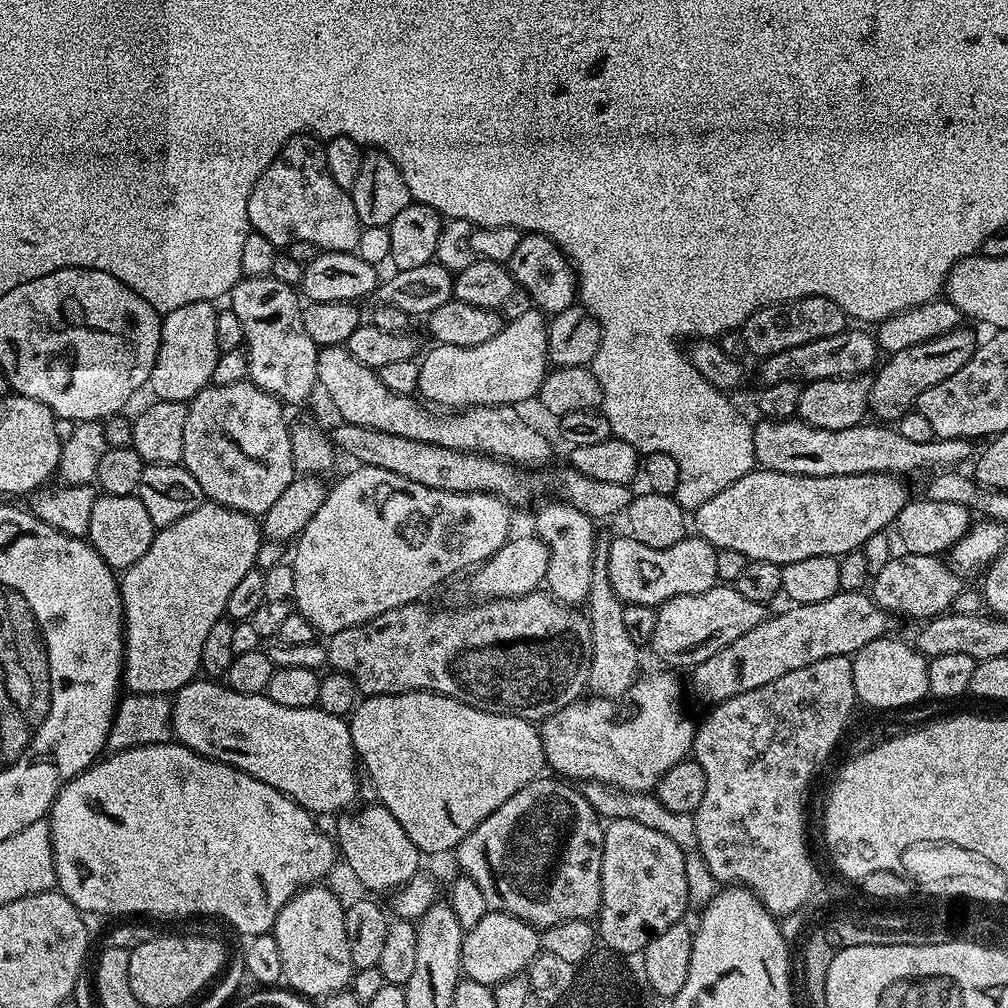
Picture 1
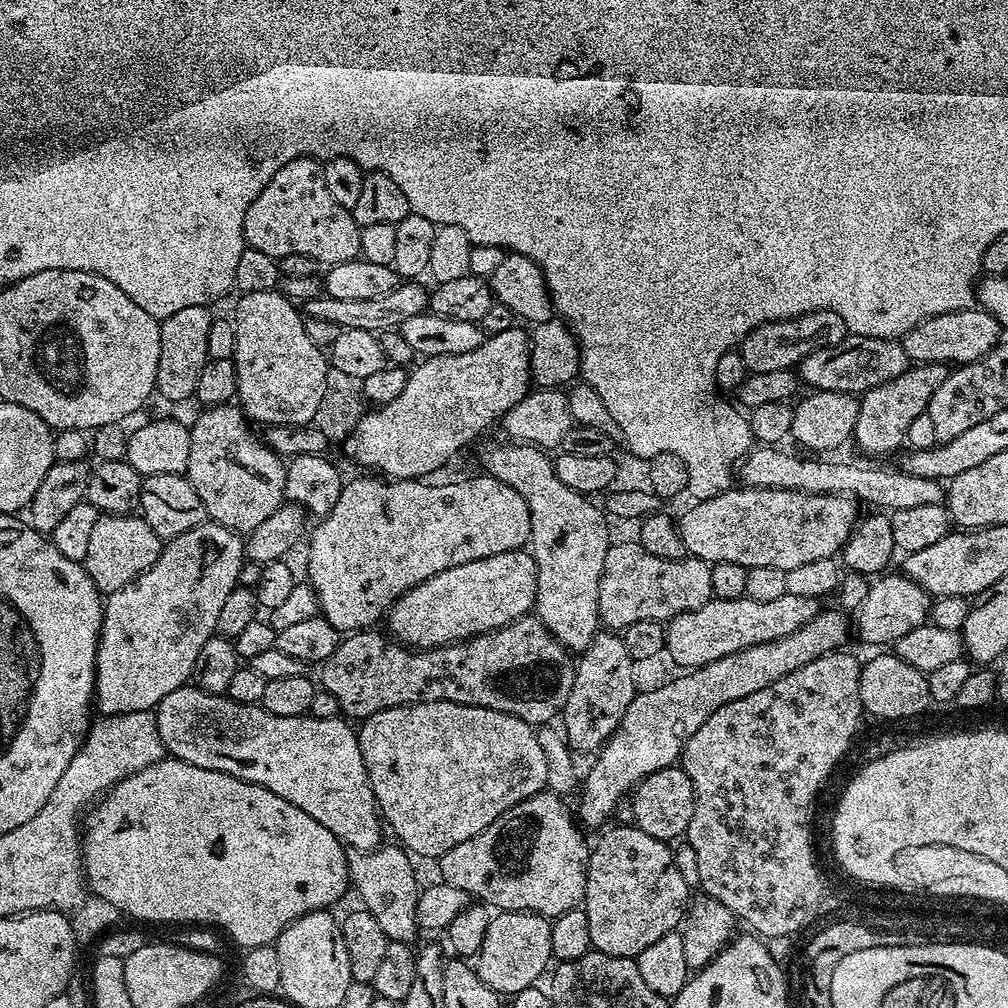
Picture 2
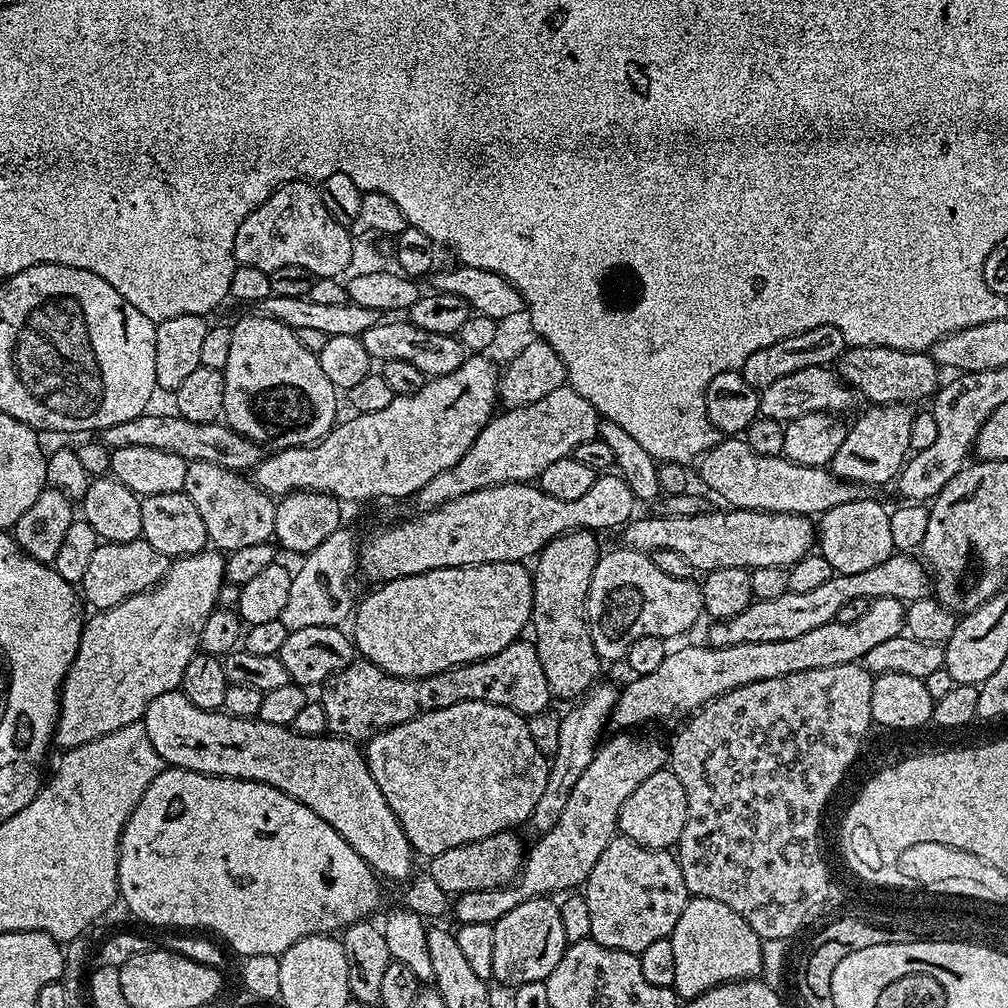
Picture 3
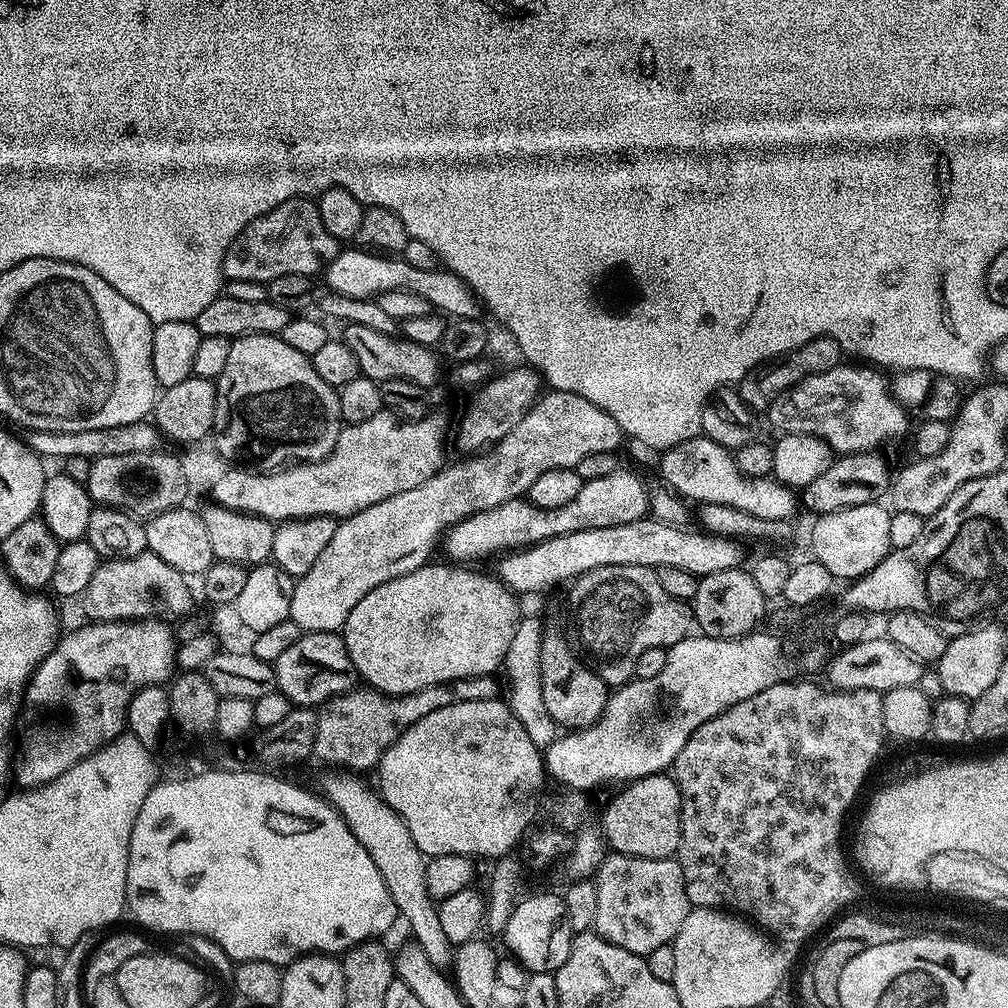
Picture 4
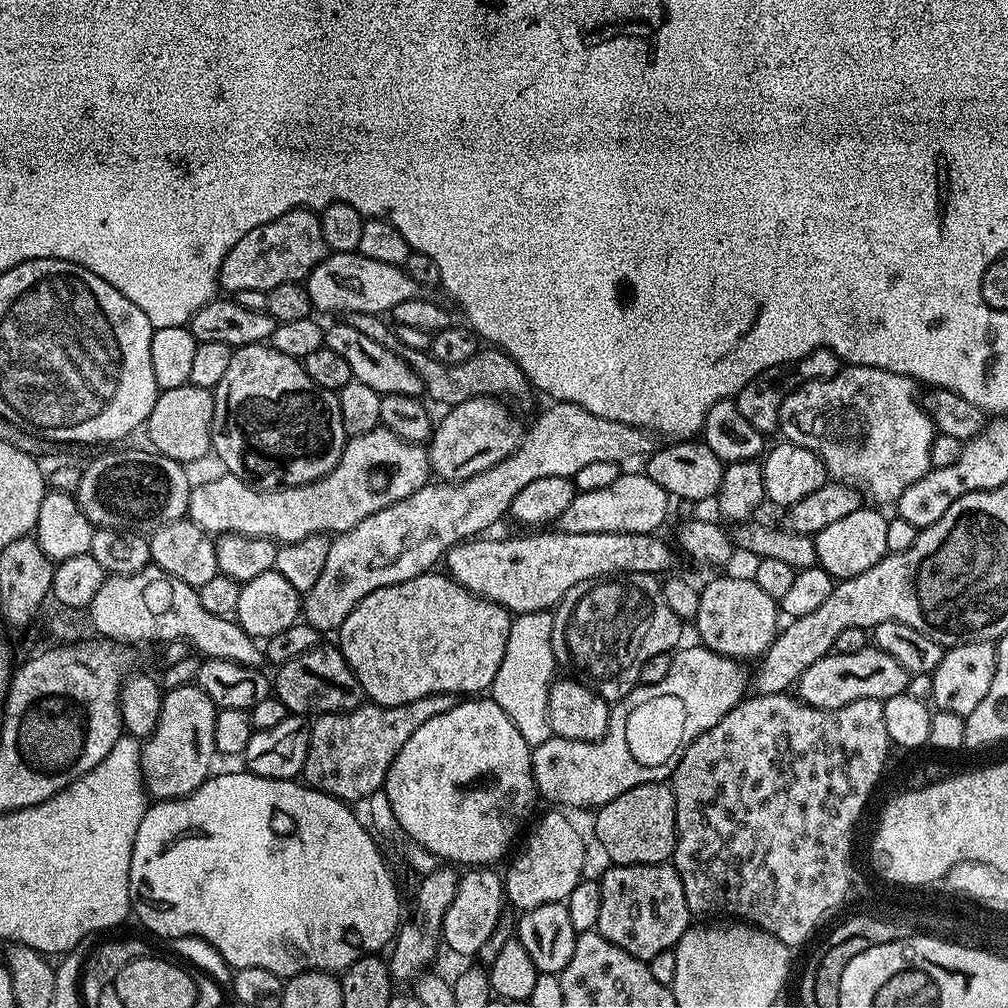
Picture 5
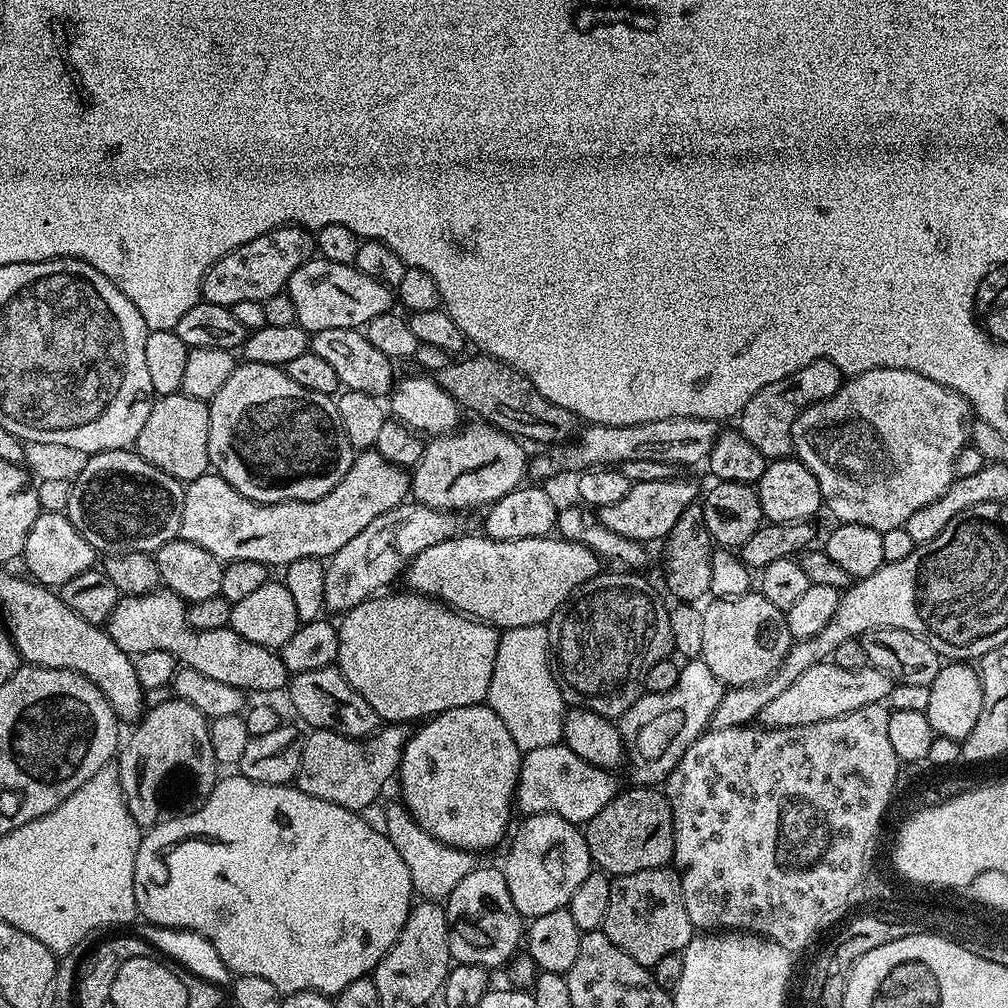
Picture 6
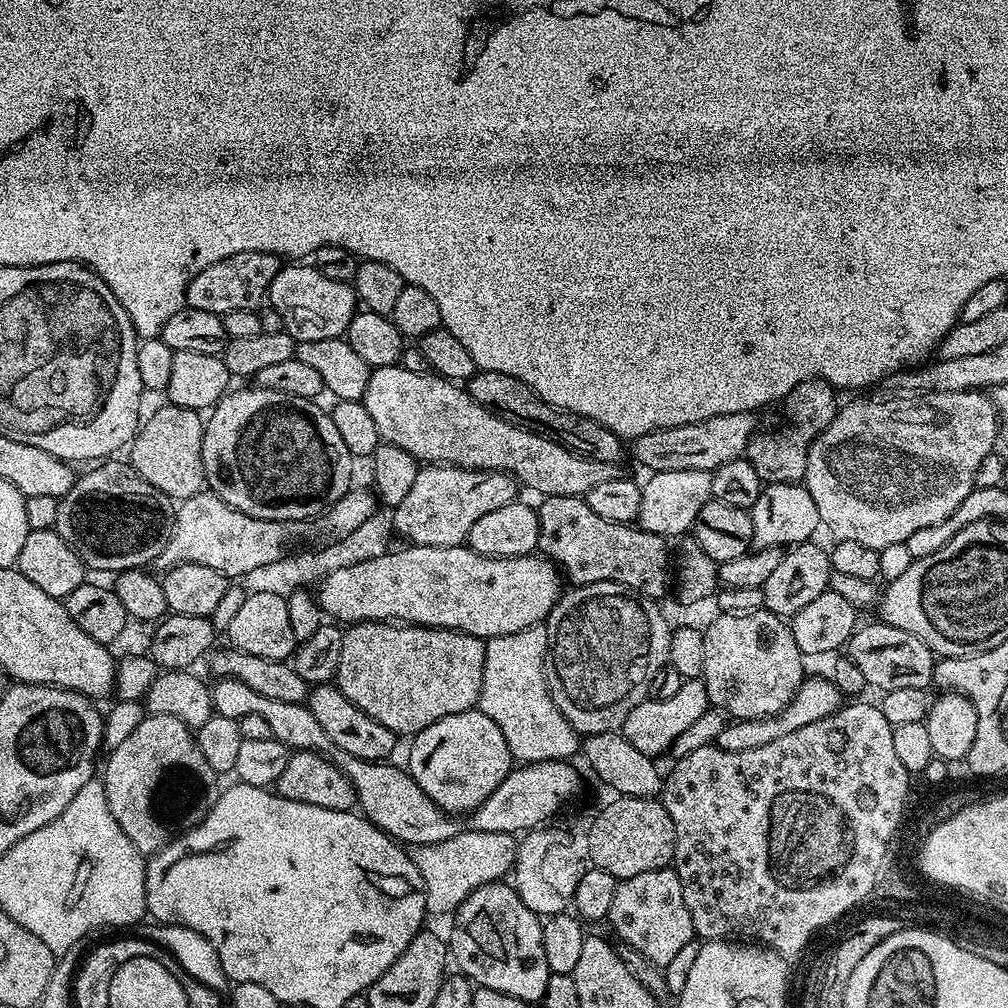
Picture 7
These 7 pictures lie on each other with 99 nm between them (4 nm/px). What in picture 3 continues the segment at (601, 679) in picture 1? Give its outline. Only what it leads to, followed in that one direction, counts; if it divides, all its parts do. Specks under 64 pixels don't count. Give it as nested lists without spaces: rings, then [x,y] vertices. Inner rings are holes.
[[[595,684],[579,699],[573,710],[568,711],[560,719],[558,732],[558,748],[551,759],[546,788],[538,800],[530,821],[538,834],[551,830],[561,817],[562,809],[566,806],[574,785],[593,760],[593,754],[603,739],[603,732],[611,721],[613,706],[616,705],[617,691],[603,684]],[[579,705],[579,706],[578,706]],[[602,736],[602,737],[601,737]]]

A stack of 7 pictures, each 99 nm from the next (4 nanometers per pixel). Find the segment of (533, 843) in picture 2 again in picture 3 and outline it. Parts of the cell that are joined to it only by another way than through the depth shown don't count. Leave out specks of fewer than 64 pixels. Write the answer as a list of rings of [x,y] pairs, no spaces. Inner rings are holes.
[[[512,830],[499,832],[478,842],[454,846],[454,850],[442,850],[442,854],[427,861],[426,871],[432,875],[434,882],[438,882],[438,886],[442,886],[442,890],[449,894],[503,888],[515,881],[526,856],[526,844],[516,835]]]

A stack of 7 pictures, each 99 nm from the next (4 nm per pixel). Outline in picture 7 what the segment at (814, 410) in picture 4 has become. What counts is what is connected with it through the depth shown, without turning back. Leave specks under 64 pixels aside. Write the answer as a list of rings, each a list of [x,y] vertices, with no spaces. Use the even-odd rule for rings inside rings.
[[[969,390],[967,392],[926,392],[923,394],[900,394],[897,400],[852,400],[849,404],[841,403],[837,414],[830,422],[830,426],[826,426],[817,434],[808,445],[808,465],[804,471],[804,479],[802,481],[804,487],[810,490],[810,498],[814,498],[814,506],[818,506],[818,514],[820,515],[820,523],[826,529],[829,528],[833,532],[836,540],[849,540],[850,542],[858,542],[861,546],[870,546],[874,549],[882,549],[886,546],[894,546],[895,544],[905,544],[910,538],[910,534],[917,533],[918,530],[926,530],[930,526],[934,526],[938,522],[942,522],[946,518],[950,518],[950,514],[954,514],[954,510],[958,510],[958,506],[962,506],[962,502],[968,497],[973,488],[976,487],[976,475],[978,474],[978,466],[982,466],[982,458],[986,458],[986,454],[990,454],[996,447],[998,441],[998,417],[996,408],[992,405],[991,399],[983,391]]]

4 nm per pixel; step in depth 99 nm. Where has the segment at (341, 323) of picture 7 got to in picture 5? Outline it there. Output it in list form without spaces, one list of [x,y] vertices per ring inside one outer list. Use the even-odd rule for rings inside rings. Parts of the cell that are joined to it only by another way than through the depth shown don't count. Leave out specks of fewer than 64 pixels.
[[[332,252],[325,256],[324,261],[308,275],[306,281],[309,300],[313,309],[320,312],[357,312],[360,316],[376,316],[379,312],[384,314],[391,313],[398,302],[410,302],[410,298],[420,296],[422,292],[421,285],[410,278],[403,267],[395,268],[384,262],[374,262],[372,258],[366,258],[359,252]]]

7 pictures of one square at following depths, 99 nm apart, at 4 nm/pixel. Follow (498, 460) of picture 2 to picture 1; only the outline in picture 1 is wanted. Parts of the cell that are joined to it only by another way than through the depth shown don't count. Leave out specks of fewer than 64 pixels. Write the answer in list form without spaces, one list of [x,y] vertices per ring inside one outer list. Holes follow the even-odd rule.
[[[330,344],[318,351],[319,387],[324,388],[330,403],[336,407],[345,424],[370,426],[386,434],[398,434],[427,444],[458,448],[463,452],[482,452],[517,466],[544,464],[552,456],[552,444],[511,404],[478,406],[460,411],[437,410],[416,396],[399,396],[380,380],[380,373],[369,368],[342,344]],[[559,498],[553,500],[553,504],[544,504],[537,510],[534,528],[535,535],[539,536],[550,554],[546,588],[560,603],[580,606],[587,601],[594,578],[594,554],[598,543],[597,525],[591,516],[579,512],[574,506],[564,503]]]

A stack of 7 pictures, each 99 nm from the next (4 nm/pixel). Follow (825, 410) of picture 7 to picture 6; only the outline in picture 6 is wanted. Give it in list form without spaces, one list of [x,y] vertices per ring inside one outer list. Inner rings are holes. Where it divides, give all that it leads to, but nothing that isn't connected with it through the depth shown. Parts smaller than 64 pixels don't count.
[[[815,360],[810,366],[802,366],[802,370],[794,370],[786,378],[758,390],[750,402],[741,410],[738,417],[738,431],[744,435],[746,442],[752,443],[754,450],[762,454],[765,461],[783,460],[793,455],[792,427],[798,414],[804,408],[817,404],[820,400],[838,394],[844,385],[844,373],[829,360]]]

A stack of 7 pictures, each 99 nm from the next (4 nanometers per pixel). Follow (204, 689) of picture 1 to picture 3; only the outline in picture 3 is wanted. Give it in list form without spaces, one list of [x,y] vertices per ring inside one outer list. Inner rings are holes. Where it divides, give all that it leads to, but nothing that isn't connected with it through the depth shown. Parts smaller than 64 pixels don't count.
[[[179,690],[167,692],[166,694],[161,694],[159,698],[154,698],[154,702],[150,702],[150,706],[144,712],[142,723],[146,726],[146,734],[150,734],[150,743],[154,746],[154,750],[158,750],[158,754],[164,759],[165,765],[174,768],[185,768],[191,772],[201,772],[207,776],[229,776],[235,780],[253,780],[254,782],[262,782],[263,784],[274,786],[278,790],[285,792],[290,798],[302,802],[302,806],[314,810],[314,814],[318,814],[318,818],[322,818],[322,822],[330,822],[330,826],[334,826],[334,830],[338,830],[338,834],[342,834],[342,838],[346,838],[348,845],[372,867],[373,873],[379,874],[385,881],[388,879],[404,882],[413,875],[412,859],[414,859],[414,853],[412,844],[406,838],[406,834],[402,830],[398,818],[394,818],[394,810],[390,810],[386,798],[382,798],[382,790],[378,790],[378,782],[374,782],[374,774],[370,774],[370,770],[368,769],[365,753],[361,749],[359,752],[356,749],[359,747],[353,741],[345,740],[343,736],[334,736],[331,734],[303,736],[302,734],[293,732],[291,727],[283,728],[282,726],[274,726],[270,722],[262,722],[258,718],[238,718],[223,710],[207,712],[198,706],[194,706],[194,702],[190,702],[190,698],[186,698],[184,693]]]

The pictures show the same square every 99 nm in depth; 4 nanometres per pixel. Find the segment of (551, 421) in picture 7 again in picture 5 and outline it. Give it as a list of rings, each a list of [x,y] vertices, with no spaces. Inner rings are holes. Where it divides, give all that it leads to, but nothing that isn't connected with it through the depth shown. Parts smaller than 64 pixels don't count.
[[[495,346],[481,347],[480,351],[474,354],[474,358],[470,358],[470,362],[458,362],[458,366],[438,362],[431,354],[422,350],[401,347],[399,354],[402,362],[406,362],[406,366],[410,366],[410,370],[418,374],[418,378],[422,378],[427,399],[437,400],[438,403],[444,404],[443,406],[470,402],[470,398],[483,396],[494,396],[516,405],[524,404],[534,396],[534,389],[524,376],[523,370],[512,361],[508,353],[501,352]]]

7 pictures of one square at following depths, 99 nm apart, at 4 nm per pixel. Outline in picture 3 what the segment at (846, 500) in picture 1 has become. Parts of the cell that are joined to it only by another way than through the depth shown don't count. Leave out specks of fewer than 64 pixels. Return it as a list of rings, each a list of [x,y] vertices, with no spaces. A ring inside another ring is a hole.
[[[728,508],[724,512],[709,510],[697,516],[658,516],[649,514],[639,520],[633,519],[623,529],[623,543],[627,547],[651,554],[654,550],[674,550],[674,554],[682,554],[686,562],[690,562],[693,570],[700,574],[707,574],[714,570],[727,568],[747,568],[758,566],[791,566],[809,555],[814,544],[814,524],[807,516],[786,514],[785,512],[759,512],[745,508]]]

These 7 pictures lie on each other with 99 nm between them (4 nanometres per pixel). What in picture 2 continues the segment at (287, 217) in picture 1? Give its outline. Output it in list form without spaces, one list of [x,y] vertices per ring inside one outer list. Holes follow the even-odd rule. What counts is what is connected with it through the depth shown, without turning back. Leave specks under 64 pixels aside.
[[[299,156],[286,166],[282,166],[266,182],[262,194],[250,202],[244,219],[244,243],[262,254],[270,254],[277,261],[286,255],[305,255],[316,259],[320,266],[331,266],[338,262],[350,262],[360,256],[361,225],[346,206],[338,206],[338,201],[326,190],[324,169],[321,161],[311,156]]]

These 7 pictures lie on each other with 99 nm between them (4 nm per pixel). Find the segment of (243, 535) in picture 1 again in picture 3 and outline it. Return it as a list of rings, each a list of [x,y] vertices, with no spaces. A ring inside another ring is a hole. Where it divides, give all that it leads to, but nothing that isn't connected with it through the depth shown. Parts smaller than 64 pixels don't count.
[[[212,546],[205,548],[203,552],[195,552],[189,556],[181,556],[173,559],[169,563],[168,573],[153,588],[148,588],[144,592],[134,594],[130,598],[118,602],[118,606],[114,606],[113,608],[93,611],[91,613],[93,616],[89,615],[85,619],[84,629],[78,642],[78,650],[74,654],[74,662],[70,666],[68,673],[64,675],[64,683],[60,685],[60,691],[58,693],[58,715],[56,717],[56,729],[54,731],[54,744],[57,749],[59,747],[60,750],[77,748],[94,738],[102,738],[114,730],[122,730],[122,726],[130,726],[131,724],[143,721],[144,712],[150,706],[150,702],[154,702],[154,698],[159,698],[161,694],[174,692],[179,689],[182,682],[182,674],[186,674],[186,665],[190,662],[190,658],[194,658],[196,653],[200,651],[202,626],[206,626],[206,618],[210,618],[212,611],[220,604],[220,591],[224,583],[226,583],[224,579],[225,559],[225,553]]]

